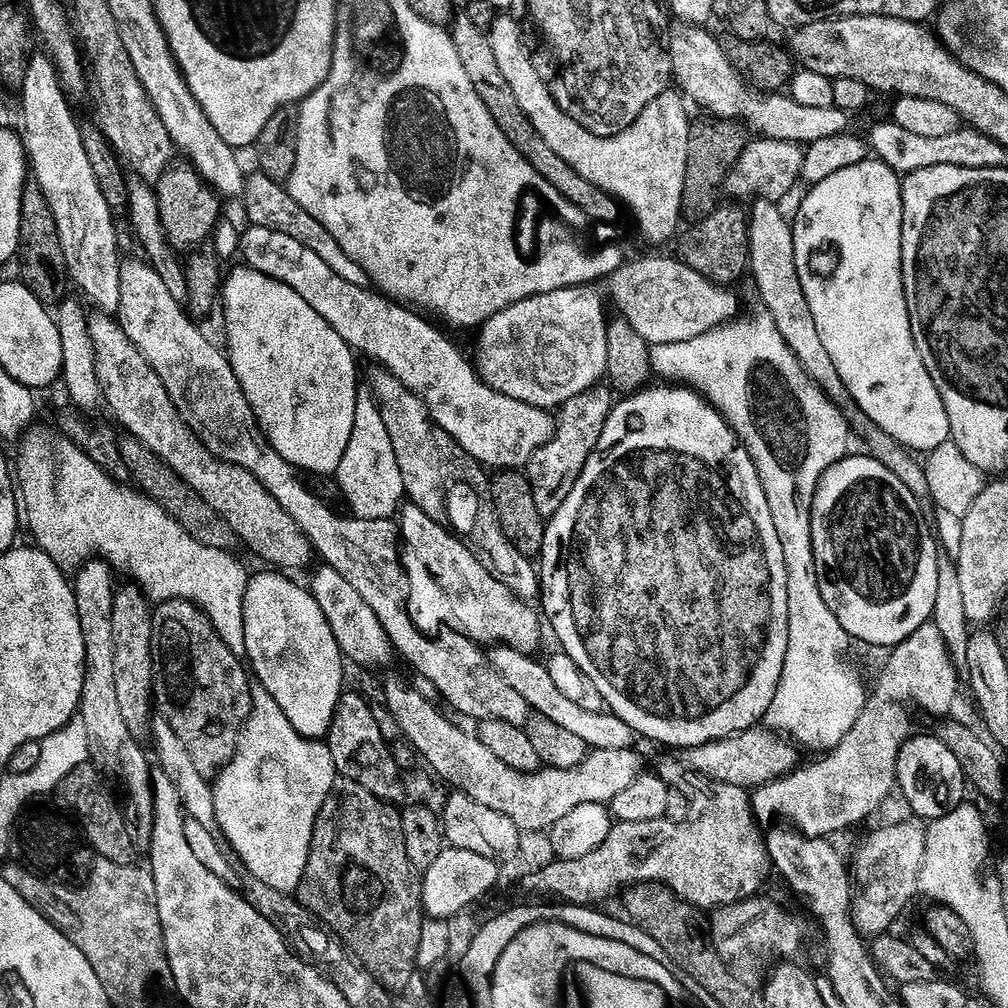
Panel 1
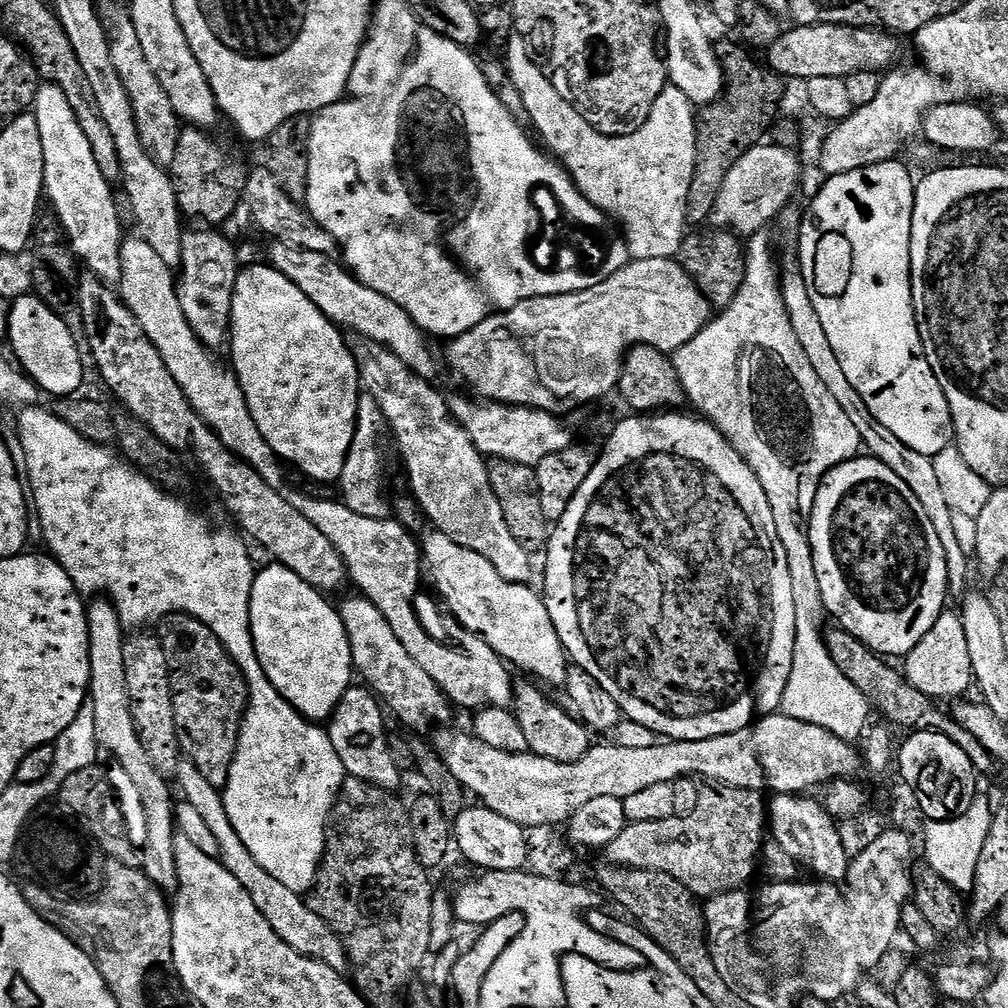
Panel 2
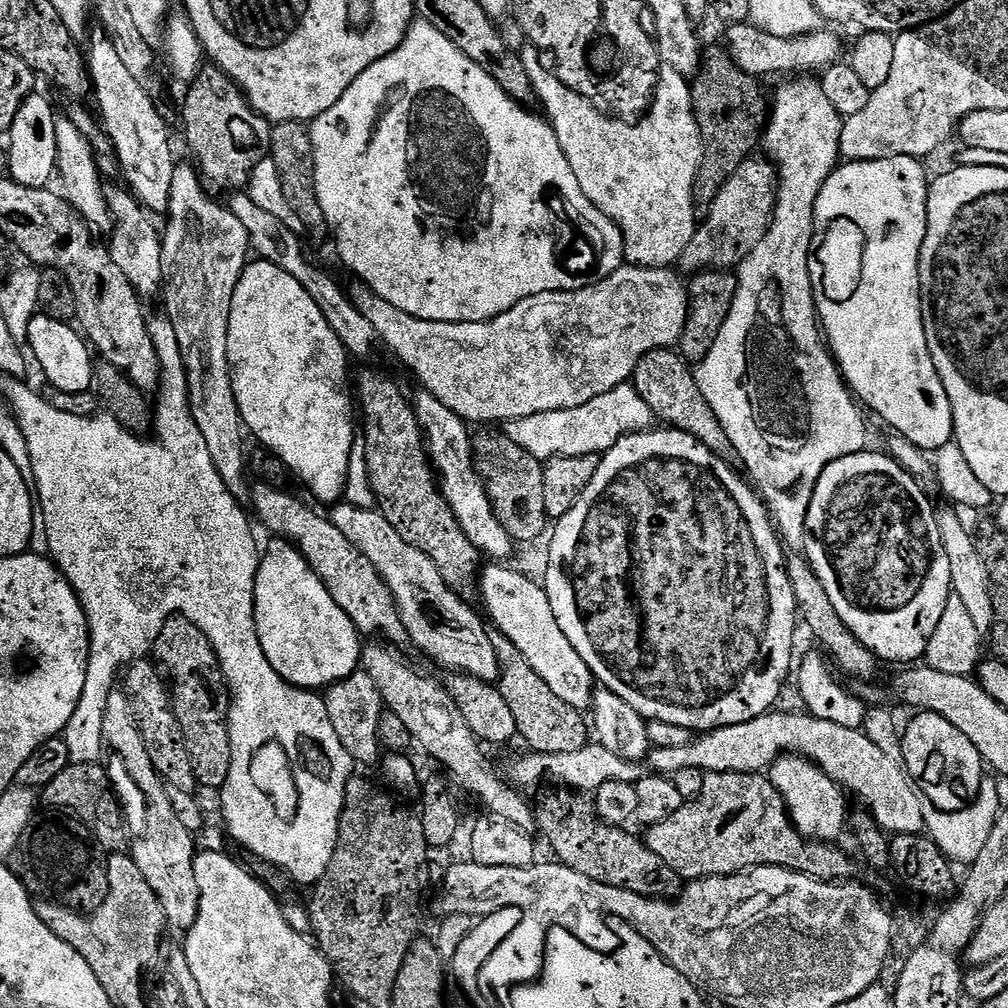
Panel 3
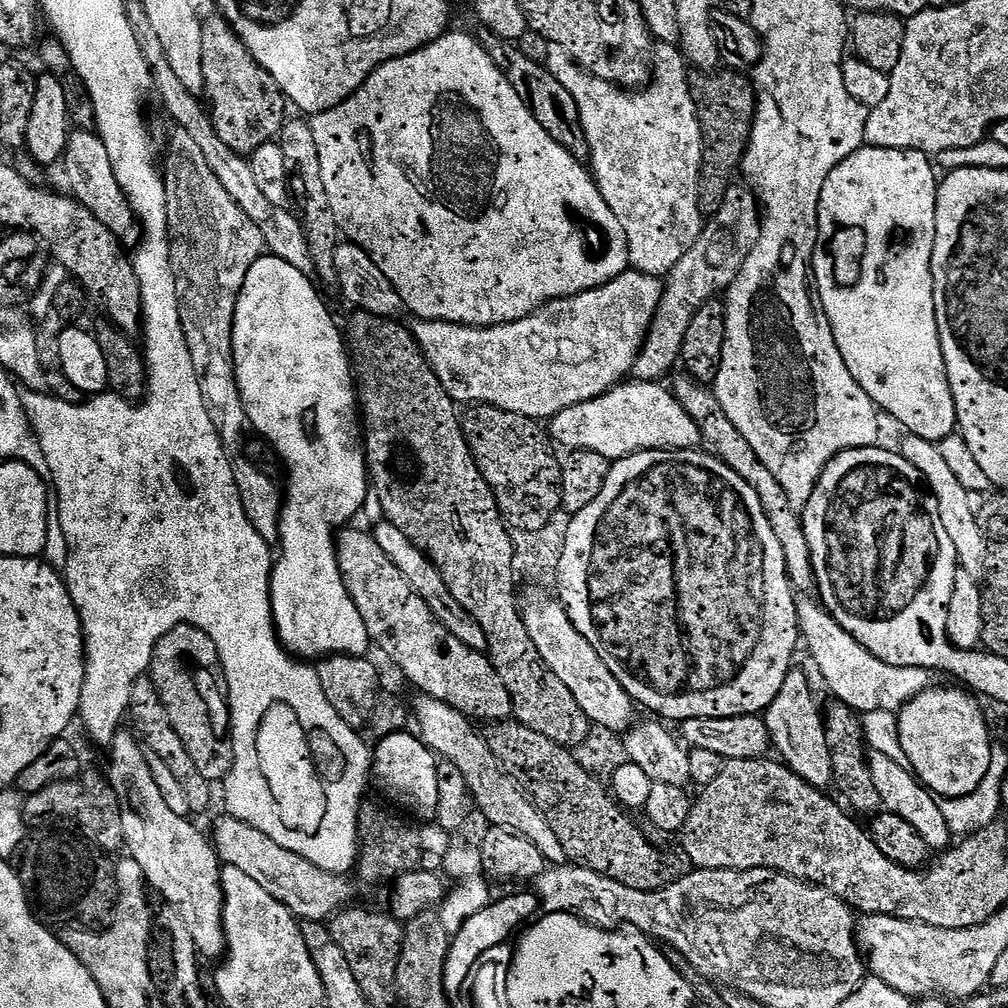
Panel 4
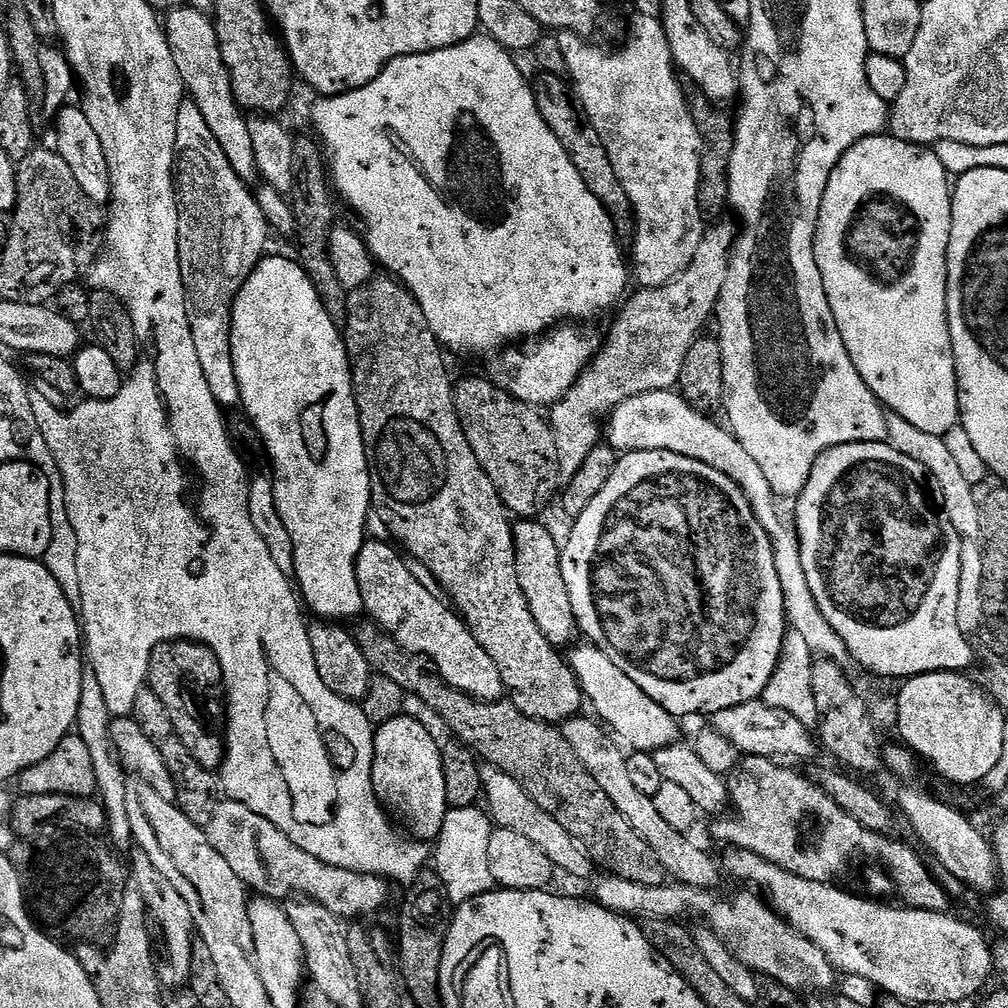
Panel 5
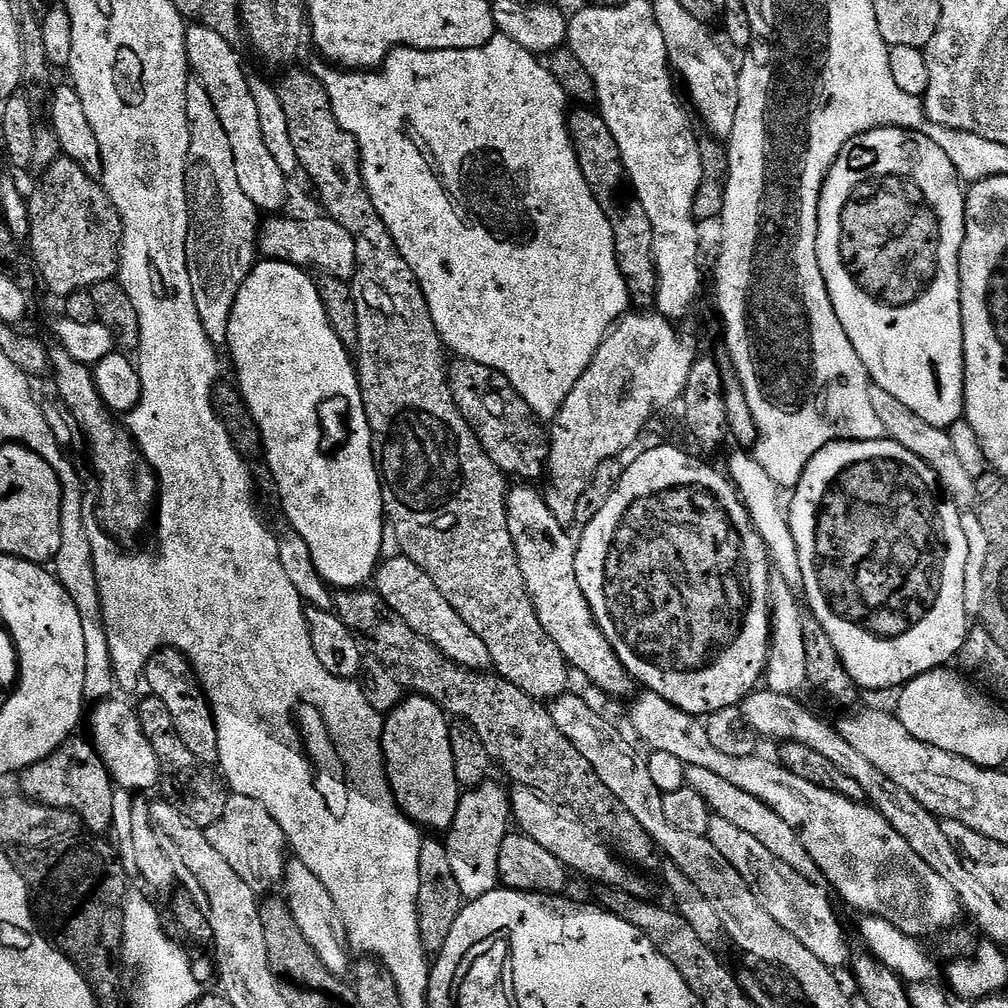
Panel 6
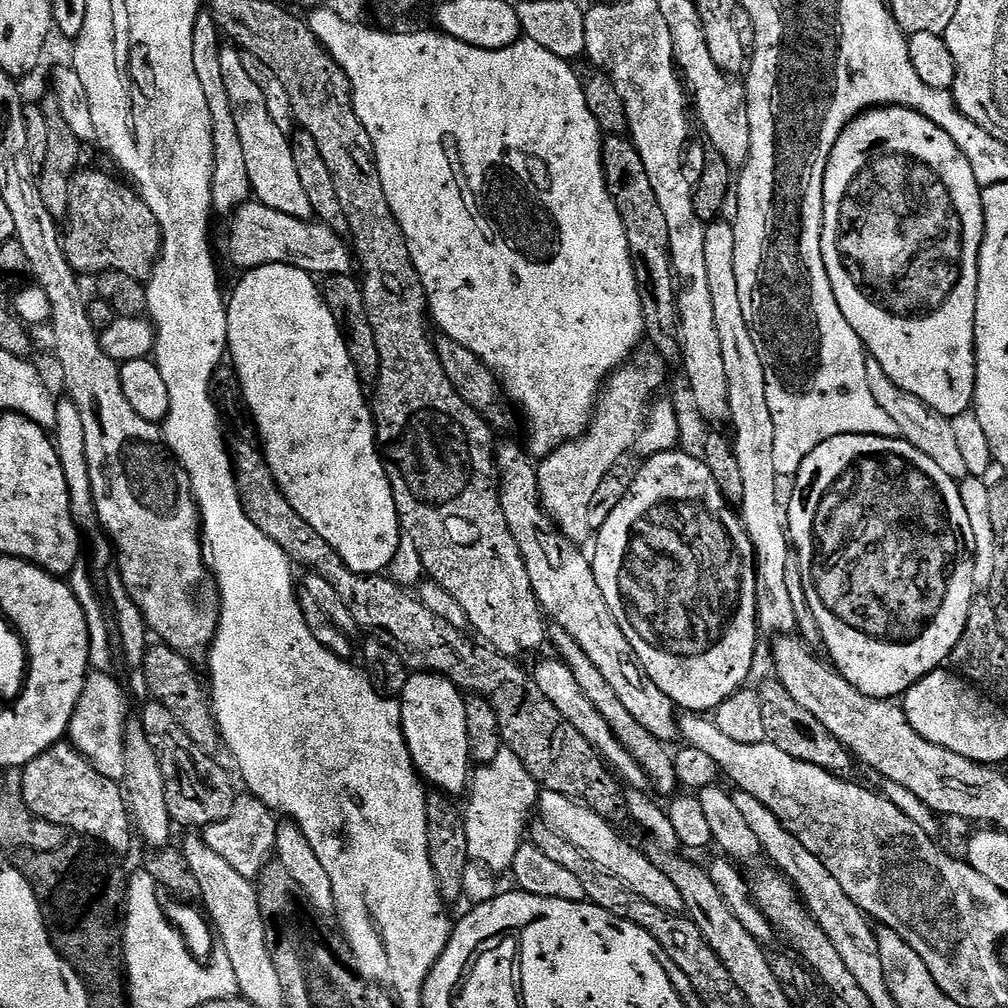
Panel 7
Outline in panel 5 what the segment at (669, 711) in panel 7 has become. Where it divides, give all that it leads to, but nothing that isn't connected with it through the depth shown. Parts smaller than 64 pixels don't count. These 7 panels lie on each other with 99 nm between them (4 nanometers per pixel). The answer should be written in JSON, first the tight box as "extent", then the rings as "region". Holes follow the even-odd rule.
{"extent":[512,519,578,646],"region":[[[517,519],[512,529],[512,537],[516,543],[516,569],[518,570],[518,586],[522,586],[522,594],[526,594],[526,602],[530,606],[530,614],[534,614],[534,622],[538,622],[538,630],[557,646],[571,645],[572,639],[578,636],[576,615],[570,606],[570,590],[566,590],[566,578],[562,578],[561,545],[556,544],[552,532],[539,519]]]}

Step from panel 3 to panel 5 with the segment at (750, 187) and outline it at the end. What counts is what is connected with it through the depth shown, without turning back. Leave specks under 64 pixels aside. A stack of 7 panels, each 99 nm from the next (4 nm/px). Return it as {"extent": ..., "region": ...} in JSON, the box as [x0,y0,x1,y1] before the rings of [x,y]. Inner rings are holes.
{"extent":[550,218,737,477],"region":[[[728,218],[717,219],[713,224],[716,225],[713,228],[711,225],[705,231],[702,242],[698,242],[698,250],[694,250],[694,258],[690,262],[690,266],[686,266],[686,270],[682,270],[682,274],[678,274],[678,278],[674,278],[661,288],[640,288],[636,290],[636,293],[633,291],[627,297],[628,302],[626,300],[619,309],[621,312],[613,322],[608,337],[605,340],[603,337],[596,355],[592,358],[592,363],[576,379],[571,390],[559,402],[551,405],[550,423],[552,433],[556,435],[560,471],[565,477],[575,476],[586,462],[588,455],[601,443],[601,420],[605,414],[611,414],[619,404],[643,392],[666,392],[677,387],[686,354],[689,353],[697,337],[705,331],[703,330],[704,323],[708,319],[710,321],[713,319],[716,306],[720,303],[722,286],[726,286],[728,262],[731,260],[732,250],[736,246],[737,225],[735,228]]]}

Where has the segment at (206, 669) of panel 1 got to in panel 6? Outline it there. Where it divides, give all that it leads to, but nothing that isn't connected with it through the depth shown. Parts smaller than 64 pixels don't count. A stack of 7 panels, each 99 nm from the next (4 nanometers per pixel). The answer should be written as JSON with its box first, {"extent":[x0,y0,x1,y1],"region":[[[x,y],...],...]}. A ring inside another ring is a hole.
{"extent":[143,648,219,765],"region":[[[161,648],[148,659],[143,679],[146,684],[148,680],[147,691],[166,702],[166,710],[170,710],[172,719],[171,727],[176,728],[181,742],[184,743],[183,751],[191,754],[201,765],[219,765],[216,719],[212,713],[212,706],[208,703],[208,695],[204,693],[204,686],[200,683],[200,677],[196,675],[196,669],[188,661],[188,657],[175,648]]]}

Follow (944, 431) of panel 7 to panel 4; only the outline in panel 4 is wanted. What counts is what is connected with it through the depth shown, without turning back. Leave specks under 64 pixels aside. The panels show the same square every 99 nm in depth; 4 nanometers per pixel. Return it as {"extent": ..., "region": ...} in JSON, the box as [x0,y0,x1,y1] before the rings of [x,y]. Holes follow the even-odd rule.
{"extent":[898,434,986,574],"region":[[[908,434],[905,440],[898,445],[898,451],[910,466],[914,466],[924,477],[925,485],[932,496],[938,502],[938,514],[942,518],[942,526],[946,526],[946,534],[950,534],[950,542],[954,542],[954,550],[959,567],[971,574],[980,574],[984,571],[984,559],[986,558],[986,542],[982,538],[982,530],[978,530],[974,504],[971,504],[970,493],[954,478],[954,473],[942,458],[939,443],[918,438]]]}

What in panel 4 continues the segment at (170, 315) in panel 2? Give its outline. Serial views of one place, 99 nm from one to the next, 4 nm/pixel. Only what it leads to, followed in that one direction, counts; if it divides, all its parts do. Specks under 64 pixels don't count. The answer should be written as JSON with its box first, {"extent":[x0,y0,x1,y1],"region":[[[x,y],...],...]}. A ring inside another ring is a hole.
{"extent":[62,131,137,242],"region":[[[69,131],[62,157],[63,164],[64,172],[72,183],[71,195],[83,208],[90,210],[90,214],[94,214],[94,218],[98,218],[98,222],[102,222],[102,226],[110,230],[110,234],[114,234],[121,242],[127,241],[127,236],[132,236],[135,232],[137,235],[136,214],[132,211],[122,186],[118,186],[118,178],[114,178],[114,166],[110,166],[110,154],[106,154],[106,146],[95,131]]]}

